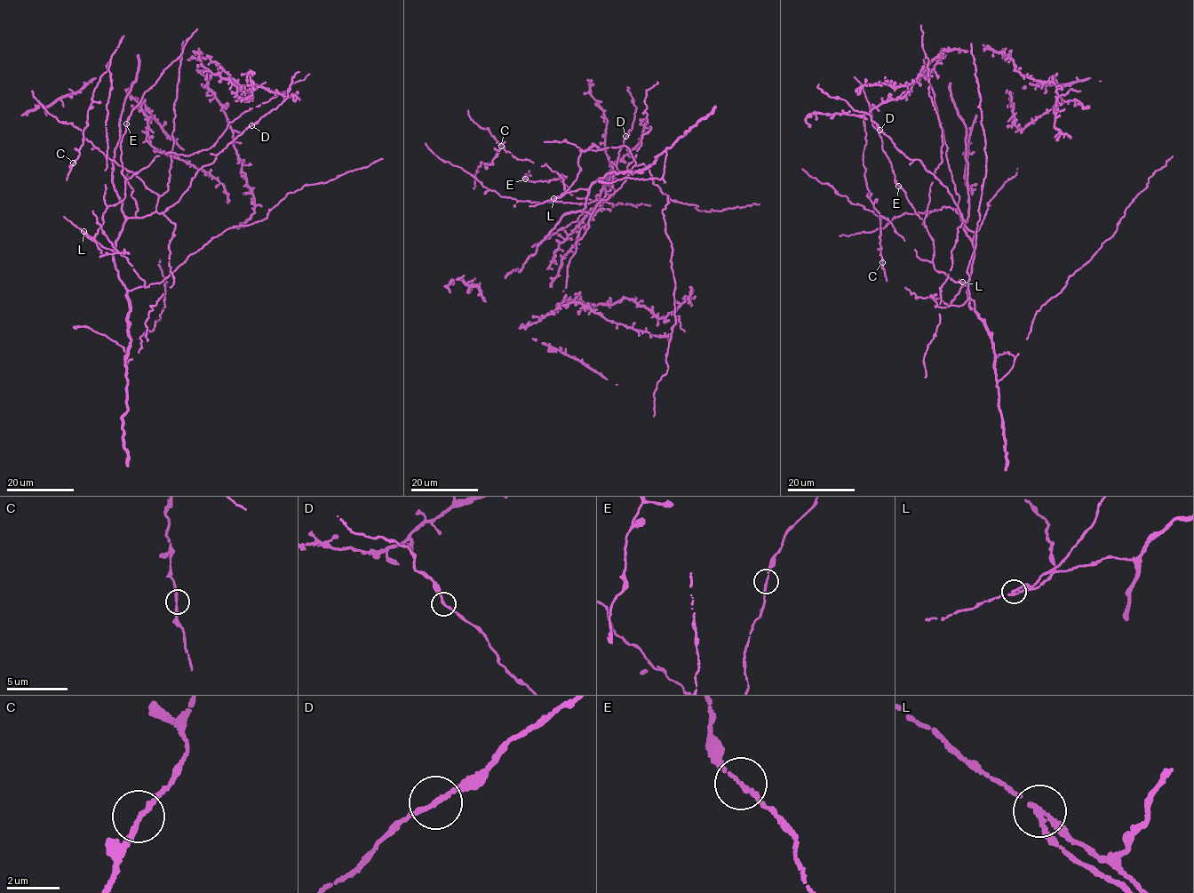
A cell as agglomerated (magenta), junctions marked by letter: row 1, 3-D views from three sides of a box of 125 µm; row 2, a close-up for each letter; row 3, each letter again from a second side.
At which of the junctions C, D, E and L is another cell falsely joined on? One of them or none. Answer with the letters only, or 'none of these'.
L

